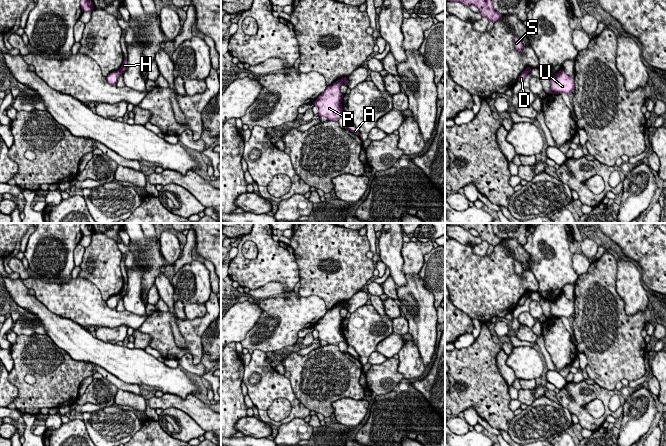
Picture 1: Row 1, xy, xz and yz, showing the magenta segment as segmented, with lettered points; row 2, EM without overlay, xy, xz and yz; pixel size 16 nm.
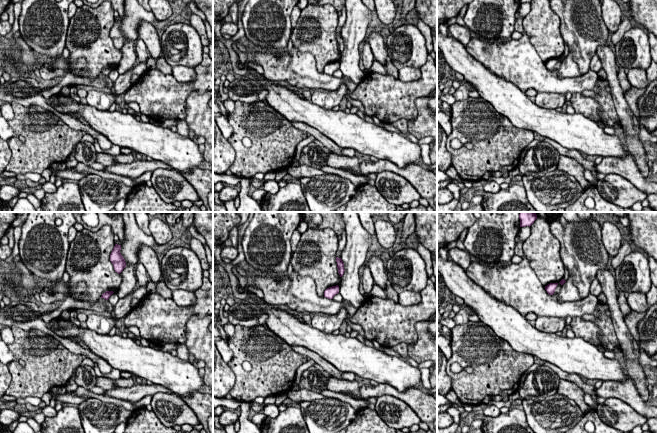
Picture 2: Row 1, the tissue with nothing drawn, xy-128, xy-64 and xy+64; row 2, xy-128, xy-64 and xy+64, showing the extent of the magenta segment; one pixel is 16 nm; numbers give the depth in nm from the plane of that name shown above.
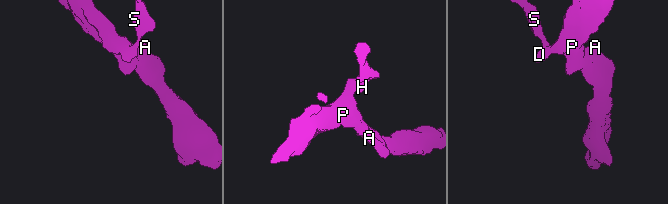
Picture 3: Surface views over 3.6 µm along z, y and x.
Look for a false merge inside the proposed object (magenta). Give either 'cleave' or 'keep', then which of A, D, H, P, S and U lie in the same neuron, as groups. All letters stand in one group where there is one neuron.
cleave | A D P U / H S

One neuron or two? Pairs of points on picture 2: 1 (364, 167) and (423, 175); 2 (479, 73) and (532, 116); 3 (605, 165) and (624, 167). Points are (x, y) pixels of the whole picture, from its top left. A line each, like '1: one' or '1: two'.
1: one
2: one
3: one

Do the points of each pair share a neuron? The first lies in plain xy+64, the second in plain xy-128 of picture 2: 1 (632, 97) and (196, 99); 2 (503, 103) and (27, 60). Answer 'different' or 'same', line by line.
1: different
2: different

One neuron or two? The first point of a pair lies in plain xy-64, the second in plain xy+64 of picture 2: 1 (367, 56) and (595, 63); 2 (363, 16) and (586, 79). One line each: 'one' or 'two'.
1: one
2: two

